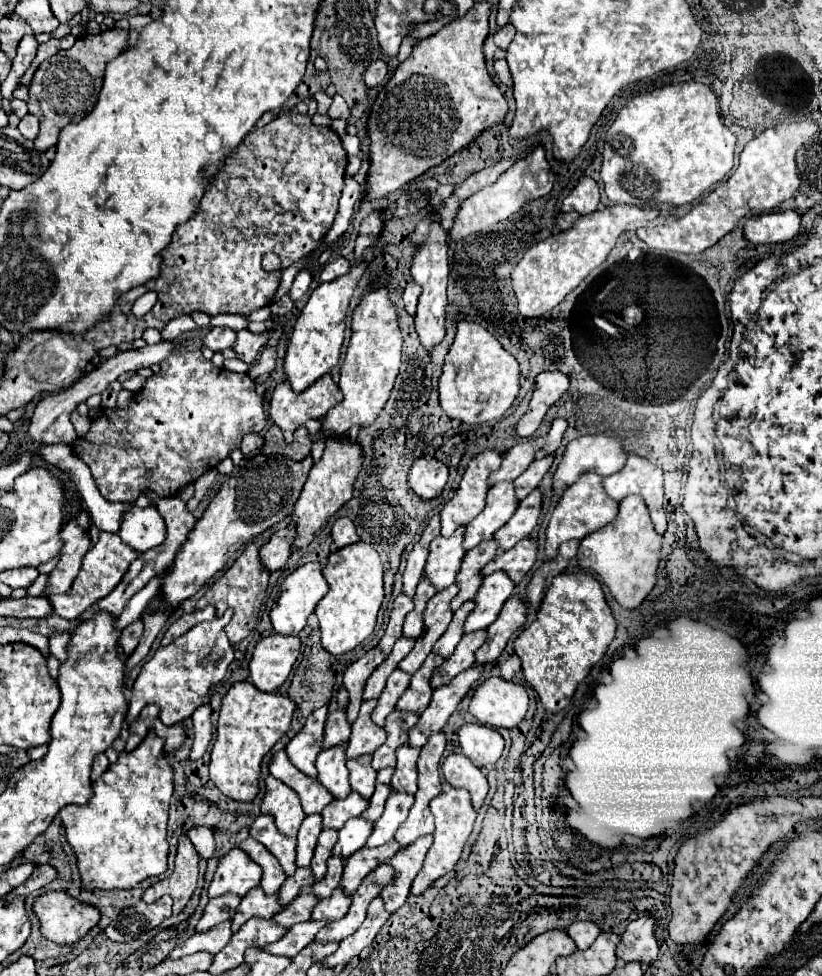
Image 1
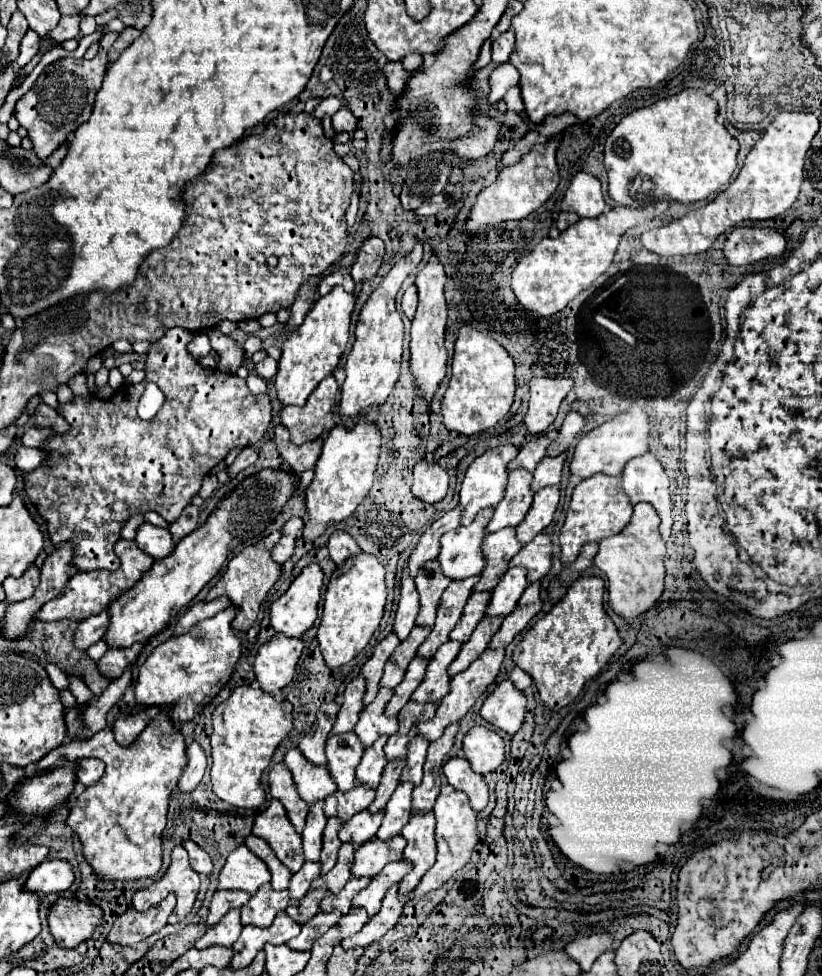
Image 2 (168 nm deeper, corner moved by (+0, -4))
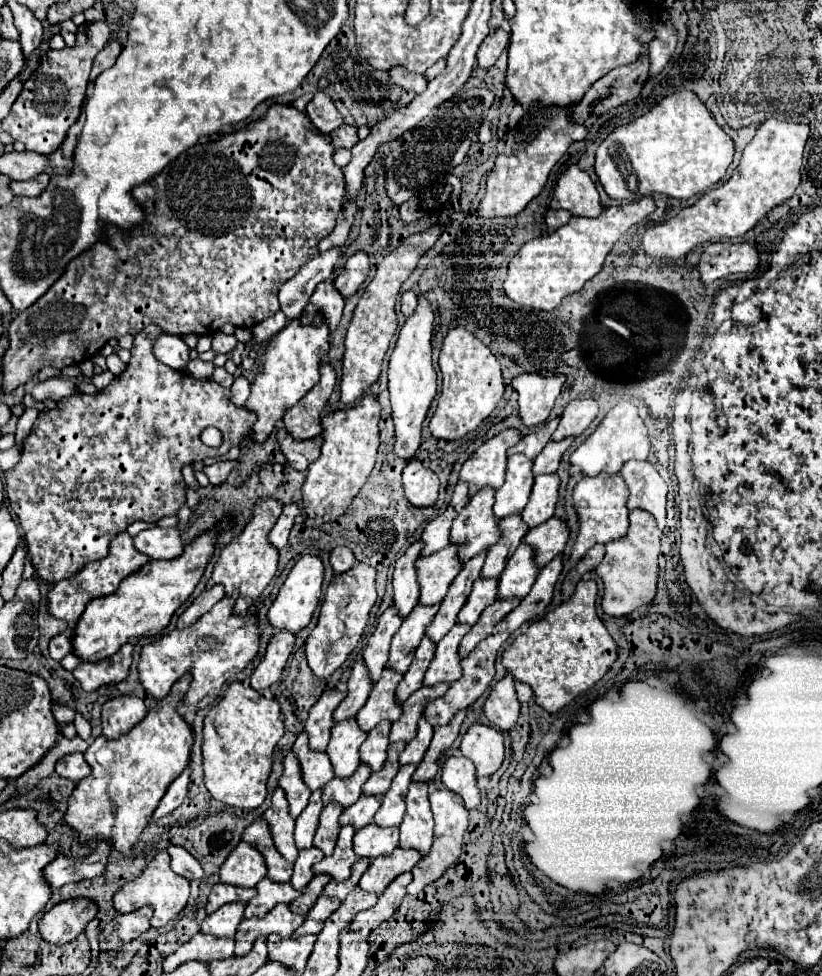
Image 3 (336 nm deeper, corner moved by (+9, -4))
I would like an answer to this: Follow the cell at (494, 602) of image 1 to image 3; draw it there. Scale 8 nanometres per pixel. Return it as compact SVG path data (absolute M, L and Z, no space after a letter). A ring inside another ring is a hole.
M520 544L500 576L498 598L524 598L536 582L538 572L540 566L536 564L534 548L528 544Z

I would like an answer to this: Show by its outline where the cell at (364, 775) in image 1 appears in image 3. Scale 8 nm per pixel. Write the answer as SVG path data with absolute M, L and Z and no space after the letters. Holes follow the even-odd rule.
M382 720L376 728L370 730L366 742L360 748L360 758L362 762L372 766L372 772L378 772L386 760L386 750L388 750L388 734L390 734L390 720Z

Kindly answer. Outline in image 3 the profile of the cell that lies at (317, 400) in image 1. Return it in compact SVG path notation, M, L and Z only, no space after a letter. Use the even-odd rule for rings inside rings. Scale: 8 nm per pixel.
M322 364L320 382L284 416L284 424L294 438L308 440L322 434L322 412L334 386L336 386L336 372L332 364Z

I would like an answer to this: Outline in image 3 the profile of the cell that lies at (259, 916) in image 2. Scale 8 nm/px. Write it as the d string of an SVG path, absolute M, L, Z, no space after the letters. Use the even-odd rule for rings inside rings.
M264 878L258 882L258 896L252 898L246 906L246 918L262 918L264 914L268 914L276 904L280 902L292 902L296 900L302 892L294 890L290 882L274 882L270 878Z

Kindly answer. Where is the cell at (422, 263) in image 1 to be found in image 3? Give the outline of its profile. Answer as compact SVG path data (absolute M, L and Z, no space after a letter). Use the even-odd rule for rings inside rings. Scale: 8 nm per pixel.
M420 294L420 304L416 312L406 320L406 324L400 330L396 348L390 356L390 370L388 370L388 390L390 390L390 402L392 402L392 422L394 422L394 454L400 460L410 462L420 448L420 432L422 432L422 422L426 418L426 412L436 396L436 372L432 368L432 348L430 348L430 338L432 338L432 322L434 322L434 312L430 304L424 300Z

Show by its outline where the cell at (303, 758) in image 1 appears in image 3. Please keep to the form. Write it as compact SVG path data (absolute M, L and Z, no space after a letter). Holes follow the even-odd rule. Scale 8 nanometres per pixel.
M330 690L324 692L318 702L310 708L310 716L306 720L306 732L310 736L310 748L324 752L330 740L330 730L334 726L334 710L346 698L346 692Z

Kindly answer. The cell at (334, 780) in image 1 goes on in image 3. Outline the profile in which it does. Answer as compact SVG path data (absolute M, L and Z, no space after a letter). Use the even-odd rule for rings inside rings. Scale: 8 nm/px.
M356 718L340 720L334 724L326 754L330 756L330 762L338 778L346 778L356 772L356 768L360 766L358 750L366 738L368 738L368 732L364 732L358 726Z

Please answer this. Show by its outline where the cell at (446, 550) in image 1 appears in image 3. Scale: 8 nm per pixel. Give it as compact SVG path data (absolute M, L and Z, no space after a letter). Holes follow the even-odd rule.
M482 488L456 516L450 532L450 542L462 546L460 558L466 562L480 550L490 548L502 538L498 520L492 512L494 506L494 488Z

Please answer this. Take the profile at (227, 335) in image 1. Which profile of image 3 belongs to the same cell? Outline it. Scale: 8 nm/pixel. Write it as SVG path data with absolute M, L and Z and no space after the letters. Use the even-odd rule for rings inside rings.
M162 334L156 342L154 342L154 356L158 362L176 368L176 370L184 370L188 360L190 360L190 348L182 342L180 336L172 336L172 334Z

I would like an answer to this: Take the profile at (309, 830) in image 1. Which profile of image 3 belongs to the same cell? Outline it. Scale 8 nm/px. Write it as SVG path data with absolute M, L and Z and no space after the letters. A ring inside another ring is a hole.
M314 790L312 796L310 796L310 804L304 808L304 812L296 818L296 832L294 832L294 838L296 838L296 846L298 850L304 850L304 848L310 848L312 846L312 838L316 834L316 828L318 828L318 818L320 818L320 812L322 812L322 790Z

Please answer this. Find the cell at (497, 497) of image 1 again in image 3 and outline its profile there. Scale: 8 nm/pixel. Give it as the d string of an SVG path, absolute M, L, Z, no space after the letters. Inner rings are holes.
M512 454L508 458L506 482L502 484L502 488L496 490L496 504L494 504L496 518L506 518L508 514L524 510L534 484L532 464L534 460L524 454Z

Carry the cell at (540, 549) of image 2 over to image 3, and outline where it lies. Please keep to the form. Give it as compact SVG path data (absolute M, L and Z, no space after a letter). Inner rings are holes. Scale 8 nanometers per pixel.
M552 516L550 520L534 526L528 530L524 542L534 546L536 550L536 562L540 566L546 566L556 554L560 554L570 538L570 528L560 518Z

